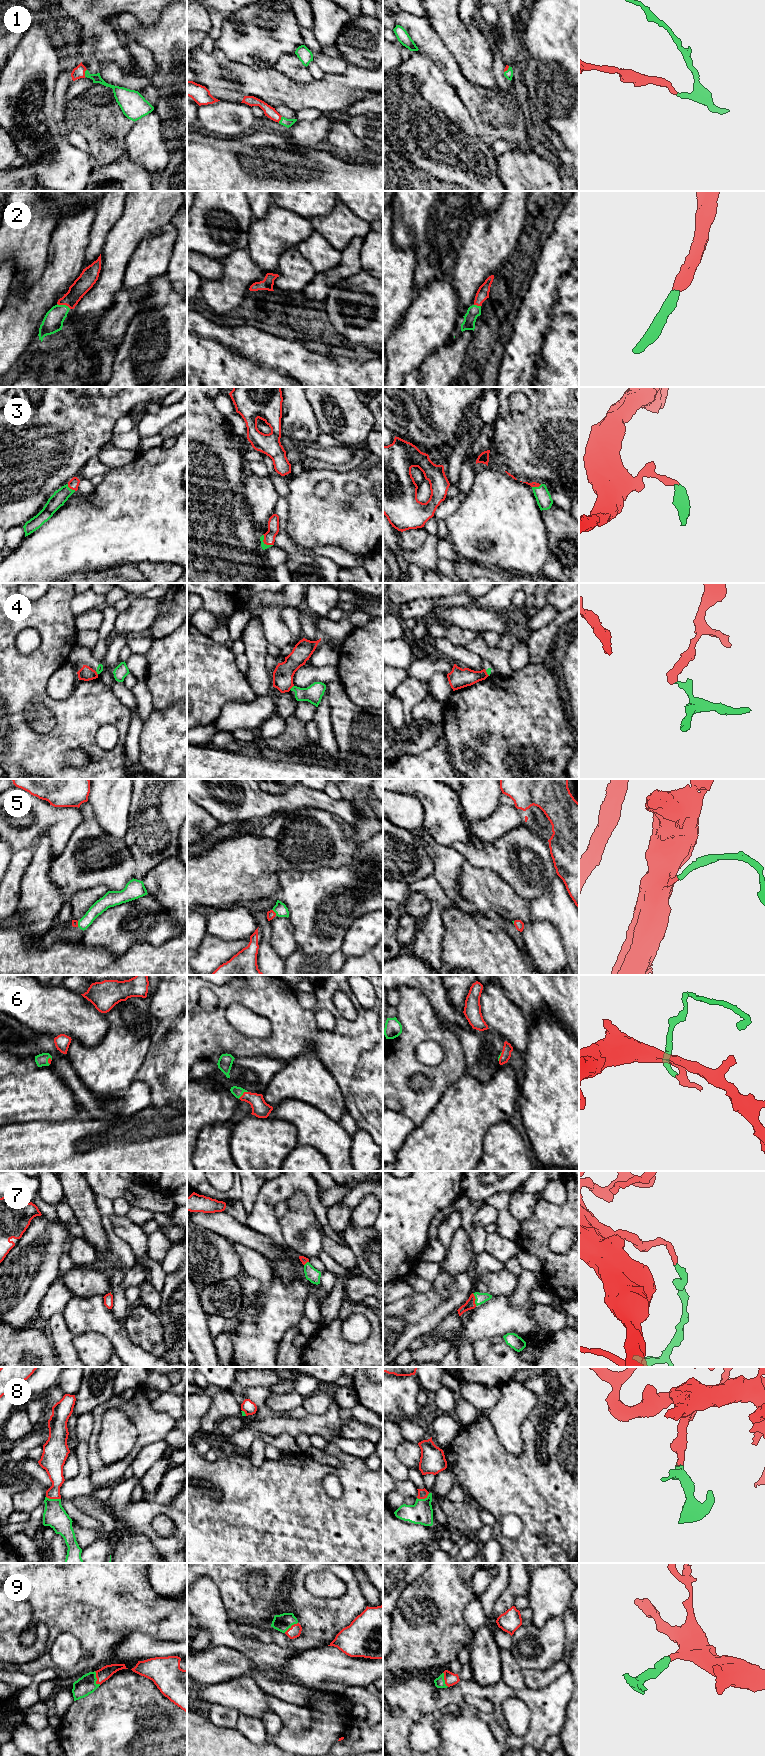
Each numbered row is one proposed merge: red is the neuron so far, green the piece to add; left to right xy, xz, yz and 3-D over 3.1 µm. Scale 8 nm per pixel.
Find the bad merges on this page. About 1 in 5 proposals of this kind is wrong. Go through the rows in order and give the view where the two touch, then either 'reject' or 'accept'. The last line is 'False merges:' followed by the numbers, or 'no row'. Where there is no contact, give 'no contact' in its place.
1: contact in xy; accept
2: contact in xy; accept
3: contact in xz; accept
4: contact in xz; reject
5: contact in xz; accept
6: contact in xz; accept
7: contact in yz; accept
8: contact in xy; accept
9: contact in xy; accept
False merges: 4

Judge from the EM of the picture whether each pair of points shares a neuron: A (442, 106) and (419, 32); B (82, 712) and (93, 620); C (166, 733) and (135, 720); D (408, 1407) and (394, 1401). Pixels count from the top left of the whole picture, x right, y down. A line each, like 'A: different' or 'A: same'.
A: different
B: different
C: different
D: same

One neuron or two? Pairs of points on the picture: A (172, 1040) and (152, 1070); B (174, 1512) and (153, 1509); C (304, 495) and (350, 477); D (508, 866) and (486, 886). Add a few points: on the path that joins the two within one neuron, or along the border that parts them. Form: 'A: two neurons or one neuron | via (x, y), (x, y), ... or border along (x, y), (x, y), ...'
A: one neuron | via (172, 1047), (172, 1050), (159, 1063)
B: one neuron | via (169, 1510), (158, 1509)
C: one neuron | via (312, 482), (318, 476), (337, 477)
D: two neurons | border along (475, 866), (493, 870), (514, 891)

